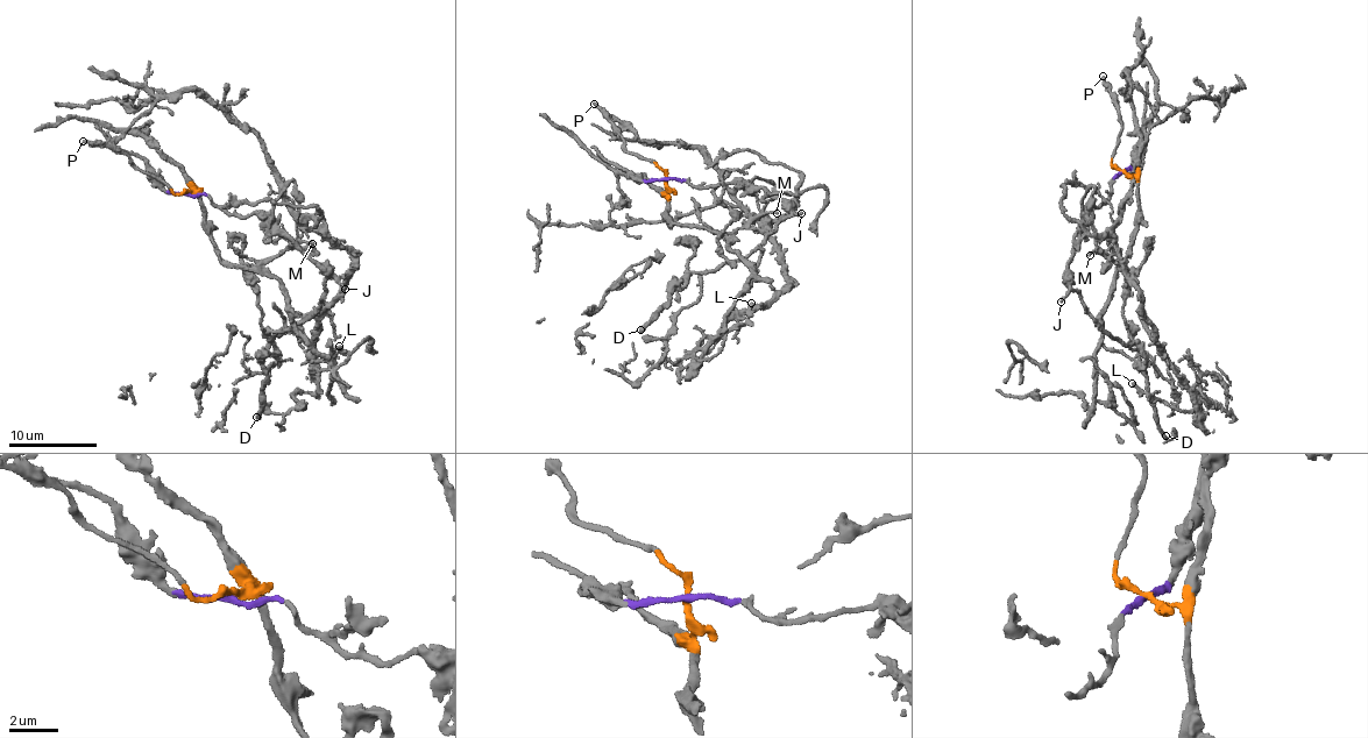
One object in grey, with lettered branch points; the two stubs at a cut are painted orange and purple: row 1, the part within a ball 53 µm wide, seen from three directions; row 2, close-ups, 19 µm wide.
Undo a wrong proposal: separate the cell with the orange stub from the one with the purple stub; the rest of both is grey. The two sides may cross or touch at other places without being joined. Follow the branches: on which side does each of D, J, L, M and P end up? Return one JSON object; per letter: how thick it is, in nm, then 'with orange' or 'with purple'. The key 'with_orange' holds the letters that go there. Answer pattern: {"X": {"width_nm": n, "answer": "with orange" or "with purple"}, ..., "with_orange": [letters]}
{"D": {"width_nm": 280, "answer": "with purple"}, "J": {"width_nm": 160, "answer": "with purple"}, "L": {"width_nm": 180, "answer": "with orange"}, "M": {"width_nm": 150, "answer": "with orange"}, "P": {"width_nm": 200, "answer": "with orange"}, "with_orange": ["L", "M", "P"]}

